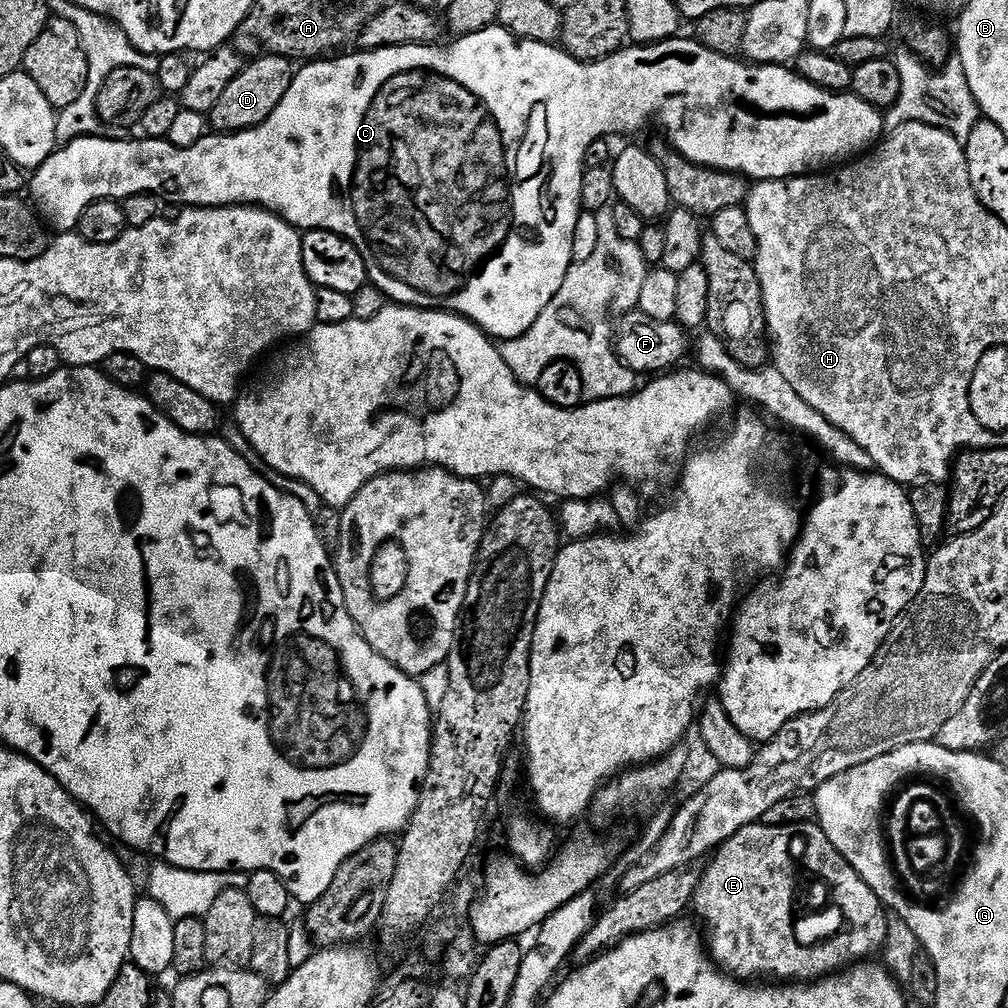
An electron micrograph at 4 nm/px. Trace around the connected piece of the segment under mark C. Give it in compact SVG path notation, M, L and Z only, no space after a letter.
M493 26L484 28L481 32L475 32L469 36L462 36L453 39L452 45L449 48L440 48L441 46L425 46L423 44L411 44L410 46L398 46L397 48L376 48L372 52L356 50L353 56L344 56L348 54L340 54L335 58L317 58L311 62L305 63L303 67L295 73L292 85L286 91L285 97L277 105L268 118L256 128L246 129L244 132L232 132L225 134L205 134L203 138L194 146L186 146L179 148L174 146L167 138L160 140L107 140L104 134L82 136L77 140L70 141L68 144L57 147L50 158L46 158L46 162L42 162L42 166L35 169L30 176L30 192L32 188L32 200L35 211L46 221L47 227L56 234L72 234L76 232L76 223L80 220L82 210L86 210L86 206L90 206L96 200L119 200L123 202L128 196L142 195L148 193L151 196L159 198L161 201L169 200L172 204L180 204L184 208L231 208L233 204L242 204L245 206L259 206L265 208L268 212L273 212L293 228L297 230L311 230L314 228L324 228L327 232L333 232L339 236L344 236L355 246L358 254L362 254L362 262L366 262L366 270L368 271L368 279L371 287L376 287L378 291L385 292L389 296L391 303L396 306L405 308L430 308L441 312L451 312L453 316L462 316L465 320L472 321L477 328L483 330L489 337L495 338L497 341L513 340L522 334L526 334L526 330L530 330L530 326L534 326L534 322L538 322L538 314L542 314L542 310L546 310L546 306L550 306L550 302L554 298L554 294L558 294L558 290L562 288L562 282L566 282L566 274L573 266L572 251L574 250L574 226L578 226L578 218L582 211L580 206L580 195L582 194L582 178L584 177L584 159L586 158L586 150L590 150L590 142L602 140L605 138L613 138L612 136L628 136L631 132L640 132L647 124L657 124L662 131L665 132L667 143L675 148L681 156L684 156L690 162L701 164L703 168L714 168L721 172L734 172L749 181L759 182L761 180L787 180L794 176L805 177L809 174L819 173L830 162L842 162L859 158L869 151L885 135L884 117L881 109L870 106L870 102L866 102L862 98L852 95L851 91L847 92L827 92L818 86L814 86L810 82L806 82L801 76L797 76L791 67L781 66L778 64L753 64L745 62L740 58L723 56L714 50L710 50L706 46L702 46L700 41L695 38L673 38L664 40L660 44L641 44L639 46L625 46L620 51L615 52L613 56L607 56L601 60L585 62L576 60L573 56L568 55L563 47L557 46L555 43L543 44L542 42L534 42L533 40L519 40L513 32L508 32L506 29Z

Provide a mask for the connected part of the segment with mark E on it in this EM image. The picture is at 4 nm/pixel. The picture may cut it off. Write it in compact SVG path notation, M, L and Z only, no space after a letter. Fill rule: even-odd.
M763 822L751 824L715 849L704 866L700 872L700 885L692 894L691 907L694 912L696 908L700 915L699 923L706 929L706 944L711 959L727 975L741 982L755 981L760 978L756 976L763 972L768 976L780 976L776 978L784 982L811 982L857 962L867 961L871 952L876 954L881 951L889 913L874 890L862 882L854 866L850 866L850 862L834 850L819 823L782 826L770 826ZM808 912L835 914L836 932L824 937L804 938L800 925L809 920Z

